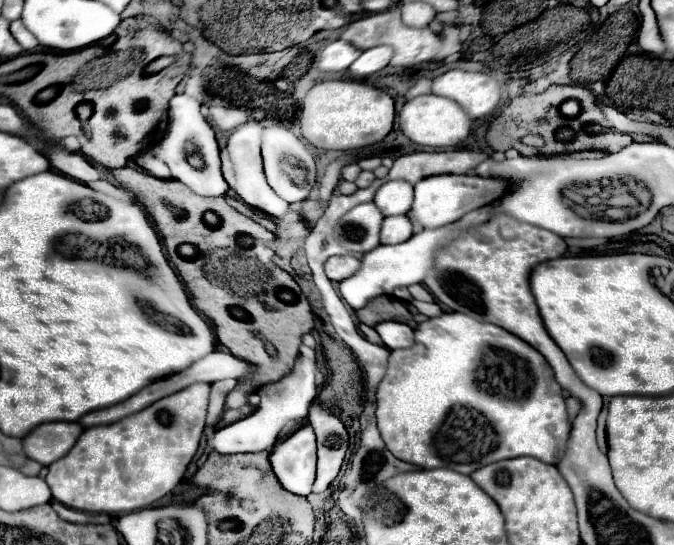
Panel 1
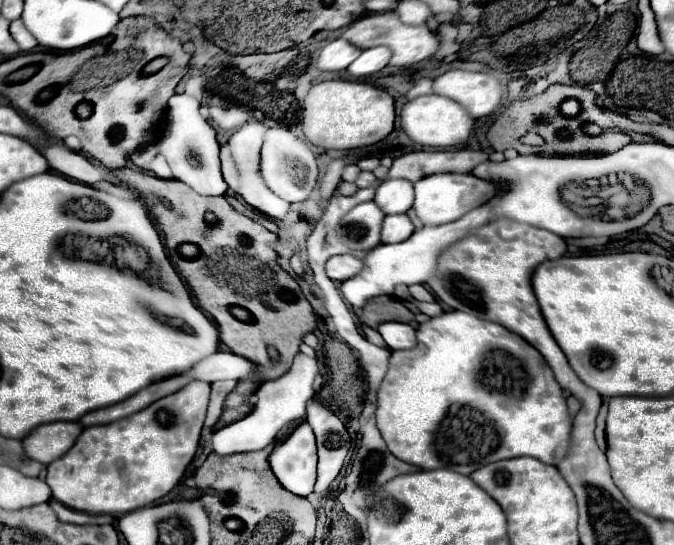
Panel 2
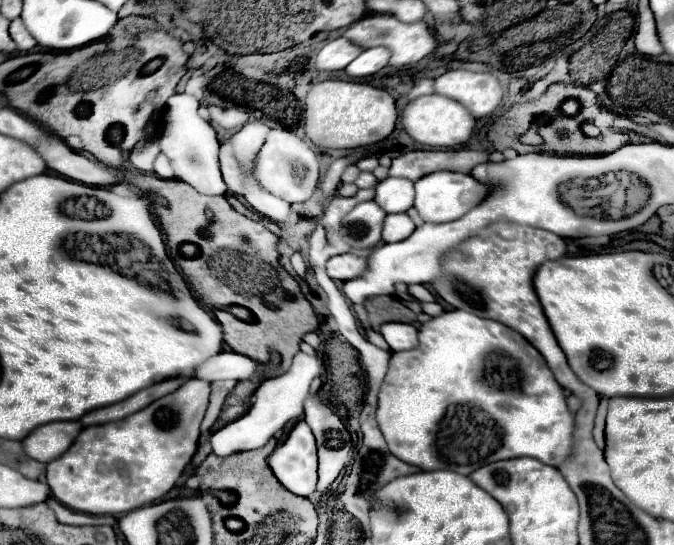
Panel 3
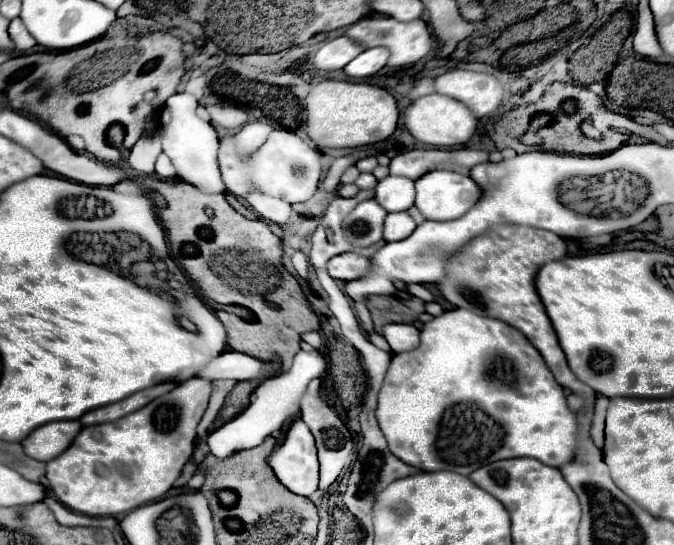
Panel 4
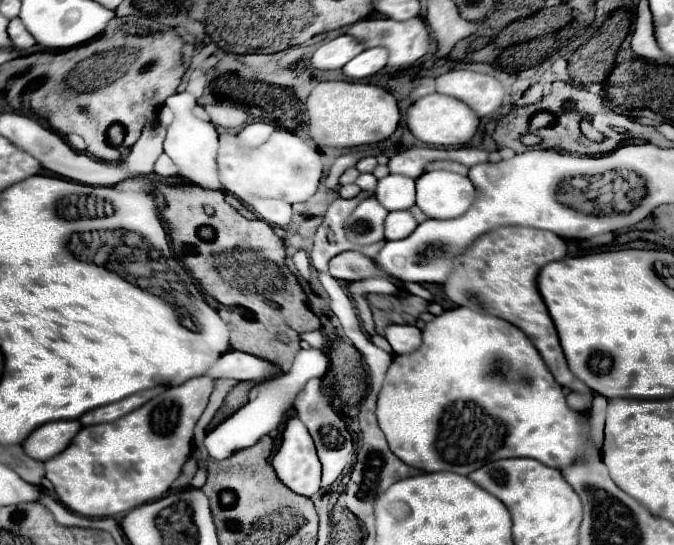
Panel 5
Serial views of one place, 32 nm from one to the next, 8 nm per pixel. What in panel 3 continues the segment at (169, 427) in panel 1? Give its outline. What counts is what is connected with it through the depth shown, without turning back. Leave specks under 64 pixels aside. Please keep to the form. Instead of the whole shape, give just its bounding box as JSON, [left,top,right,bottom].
[46,378,210,514]

